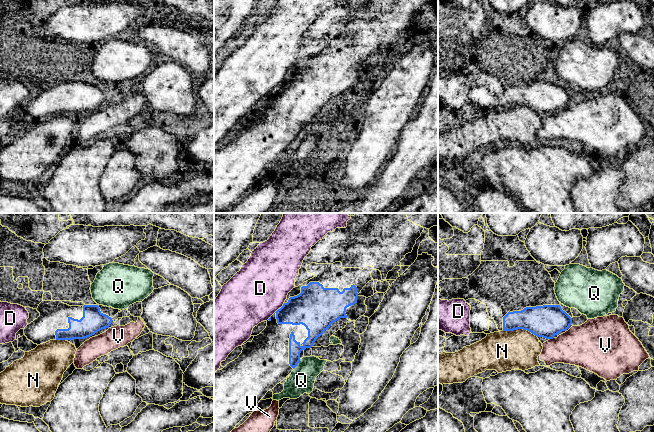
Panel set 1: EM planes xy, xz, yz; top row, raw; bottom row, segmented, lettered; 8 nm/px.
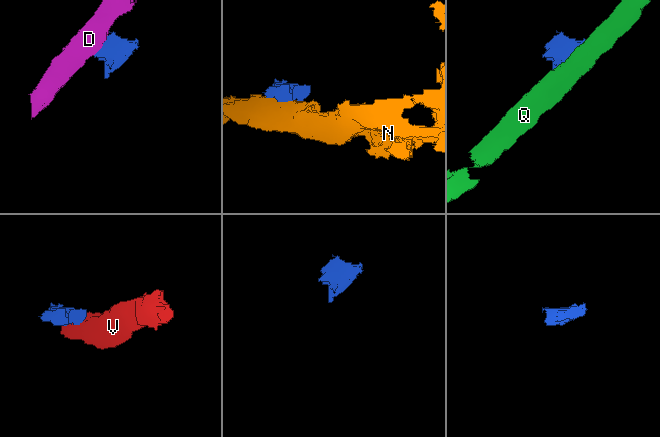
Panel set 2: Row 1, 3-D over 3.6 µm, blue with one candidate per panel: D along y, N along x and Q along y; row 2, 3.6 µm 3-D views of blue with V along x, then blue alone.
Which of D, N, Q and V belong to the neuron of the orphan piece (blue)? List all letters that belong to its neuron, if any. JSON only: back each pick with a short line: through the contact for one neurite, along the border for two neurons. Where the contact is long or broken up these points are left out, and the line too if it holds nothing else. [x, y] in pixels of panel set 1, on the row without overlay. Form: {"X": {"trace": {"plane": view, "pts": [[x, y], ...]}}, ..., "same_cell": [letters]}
{"same_cell": []}

